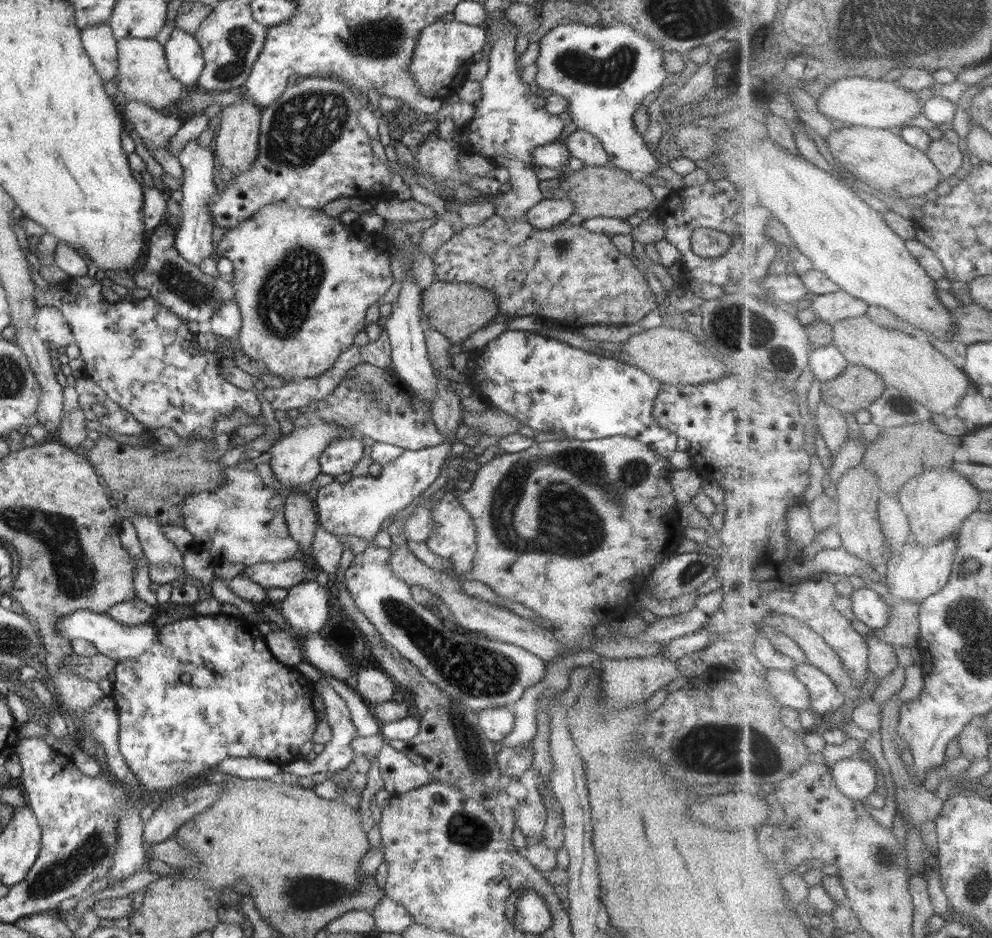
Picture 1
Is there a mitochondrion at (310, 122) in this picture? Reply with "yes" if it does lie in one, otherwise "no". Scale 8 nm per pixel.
yes

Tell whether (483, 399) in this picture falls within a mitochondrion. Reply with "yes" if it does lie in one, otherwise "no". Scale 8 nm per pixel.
no

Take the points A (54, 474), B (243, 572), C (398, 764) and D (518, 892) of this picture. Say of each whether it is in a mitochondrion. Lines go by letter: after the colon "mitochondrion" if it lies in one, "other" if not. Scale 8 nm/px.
A: other
B: other
C: other
D: other

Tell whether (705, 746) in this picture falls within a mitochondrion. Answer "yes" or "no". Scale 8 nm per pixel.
yes

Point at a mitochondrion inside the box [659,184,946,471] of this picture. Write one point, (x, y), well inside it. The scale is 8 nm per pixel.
(733, 326)

